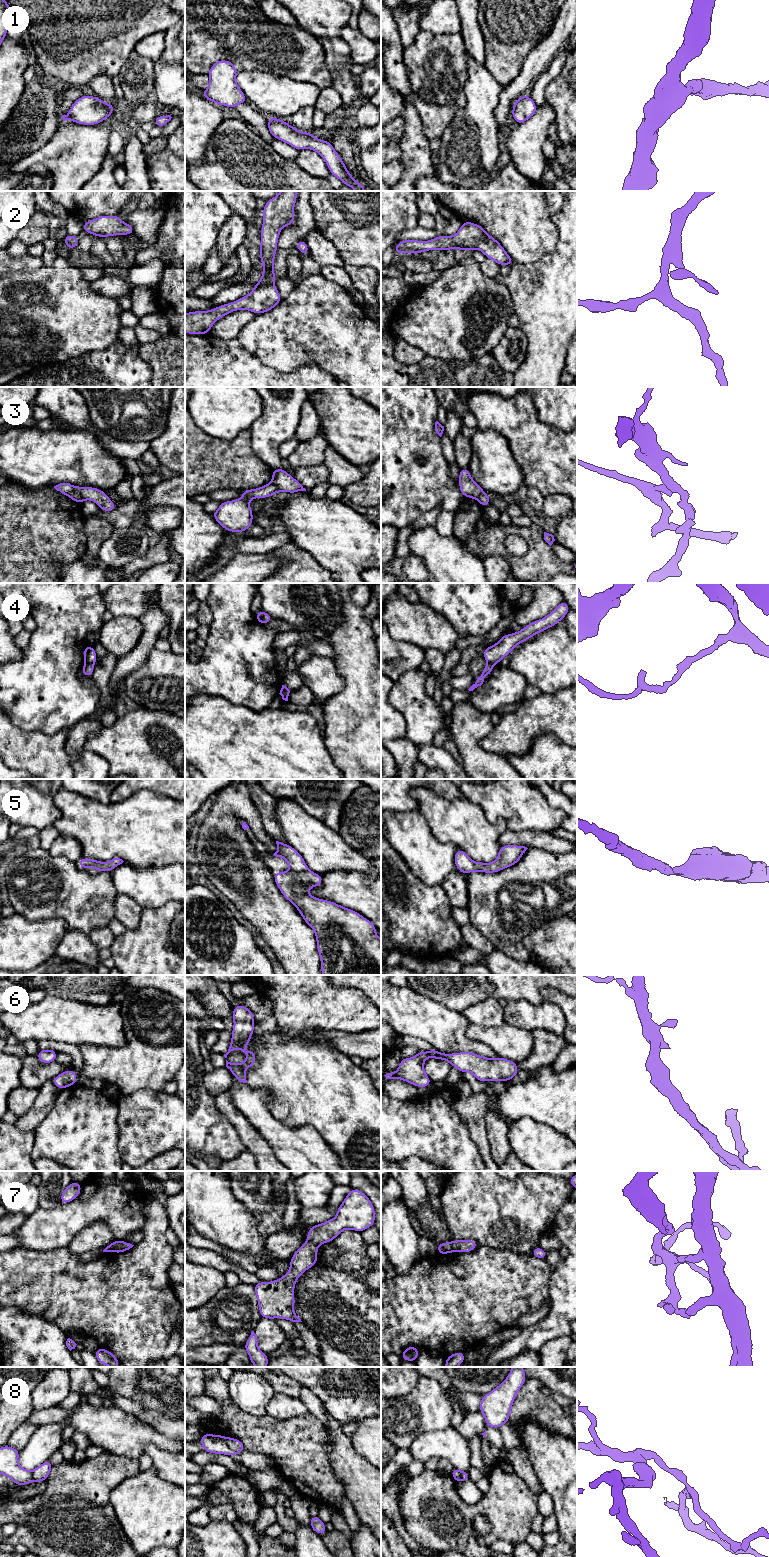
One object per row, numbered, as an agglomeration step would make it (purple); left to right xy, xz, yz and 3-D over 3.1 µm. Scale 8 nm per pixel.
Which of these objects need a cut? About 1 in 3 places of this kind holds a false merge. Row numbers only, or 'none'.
3, 4, 7, 8

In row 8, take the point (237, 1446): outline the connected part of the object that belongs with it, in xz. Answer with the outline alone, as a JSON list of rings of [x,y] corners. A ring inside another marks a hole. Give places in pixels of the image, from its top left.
[[[227,1437],[226,1444],[228,1445],[229,1448],[231,1448],[234,1451],[235,1455],[240,1454],[245,1450],[245,1446],[242,1443],[242,1441],[236,1438]]]

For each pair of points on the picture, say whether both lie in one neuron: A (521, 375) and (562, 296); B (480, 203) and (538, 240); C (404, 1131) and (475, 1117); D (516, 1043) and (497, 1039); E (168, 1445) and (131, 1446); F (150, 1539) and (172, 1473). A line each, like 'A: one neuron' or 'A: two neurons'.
A: one neuron
B: one neuron
C: two neurons
D: one neuron
E: one neuron
F: two neurons

